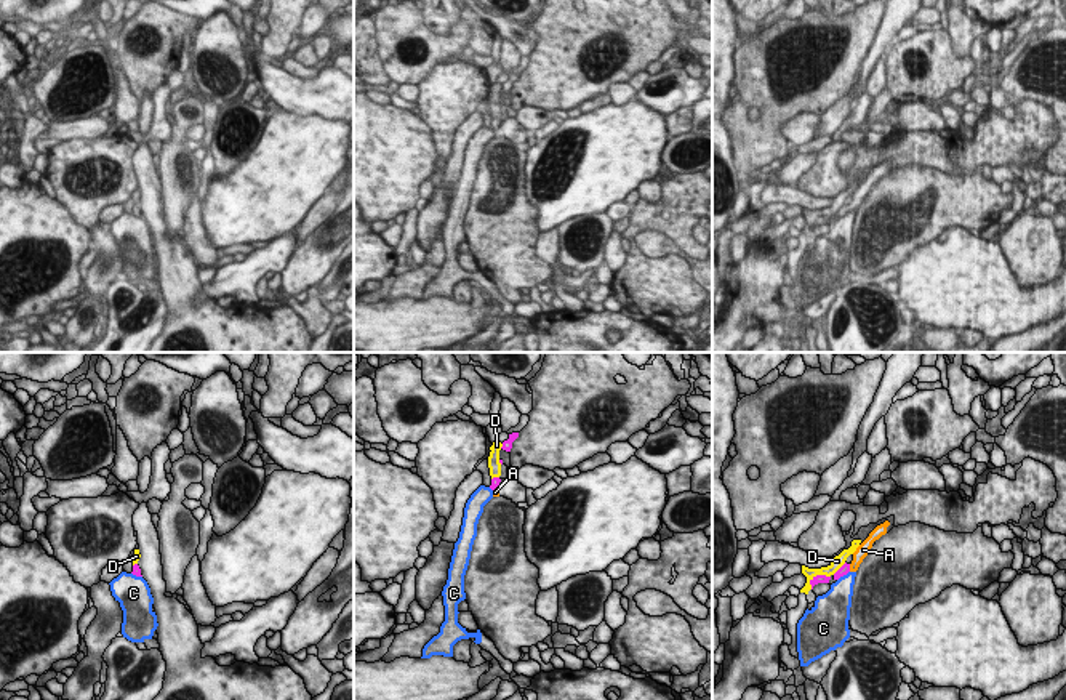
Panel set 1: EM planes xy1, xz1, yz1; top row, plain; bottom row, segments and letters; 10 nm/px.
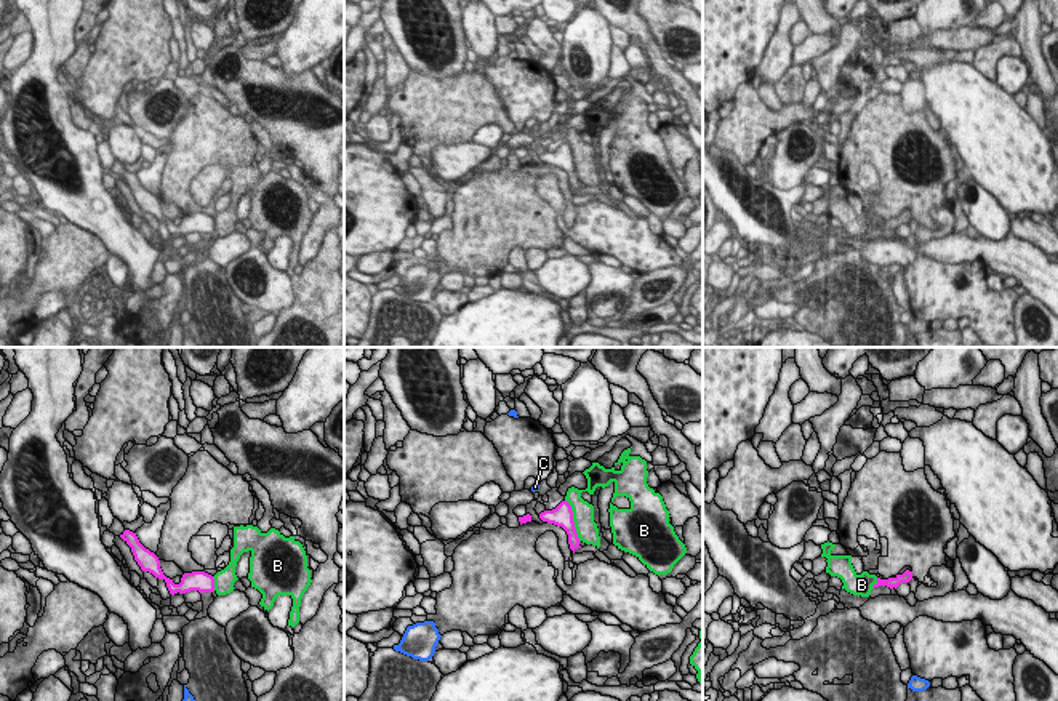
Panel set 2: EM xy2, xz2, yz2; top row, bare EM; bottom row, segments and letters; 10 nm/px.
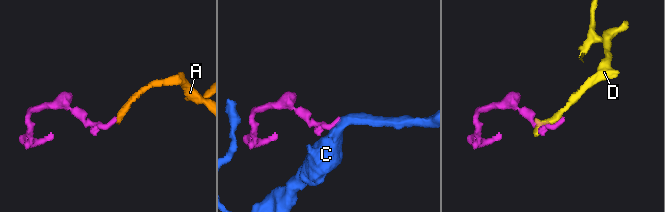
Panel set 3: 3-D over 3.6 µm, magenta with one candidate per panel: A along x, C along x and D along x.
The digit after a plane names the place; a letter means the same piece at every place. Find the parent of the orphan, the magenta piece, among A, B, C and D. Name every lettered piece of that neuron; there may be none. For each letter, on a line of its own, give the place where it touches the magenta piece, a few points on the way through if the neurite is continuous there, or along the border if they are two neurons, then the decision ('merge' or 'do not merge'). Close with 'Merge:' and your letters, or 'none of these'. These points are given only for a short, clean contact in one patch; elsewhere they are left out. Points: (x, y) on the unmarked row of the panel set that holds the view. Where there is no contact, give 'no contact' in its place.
A: meets magenta in yz1 at (849, 209); runs through yz1 (845, 209), (849, 209), (863, 191); merge
B: meets magenta in xz2 at (572, 162); border along xz2 (565, 141), (580, 181); do not merge
C: meets magenta in yz1 at (842, 217); border along yz1 (849, 212), (837, 221); do not merge
D: meets magenta in yz1 at (817, 217); border along yz1 (829, 217), (817, 217), (810, 223), (810, 229); do not merge
Merge: A

